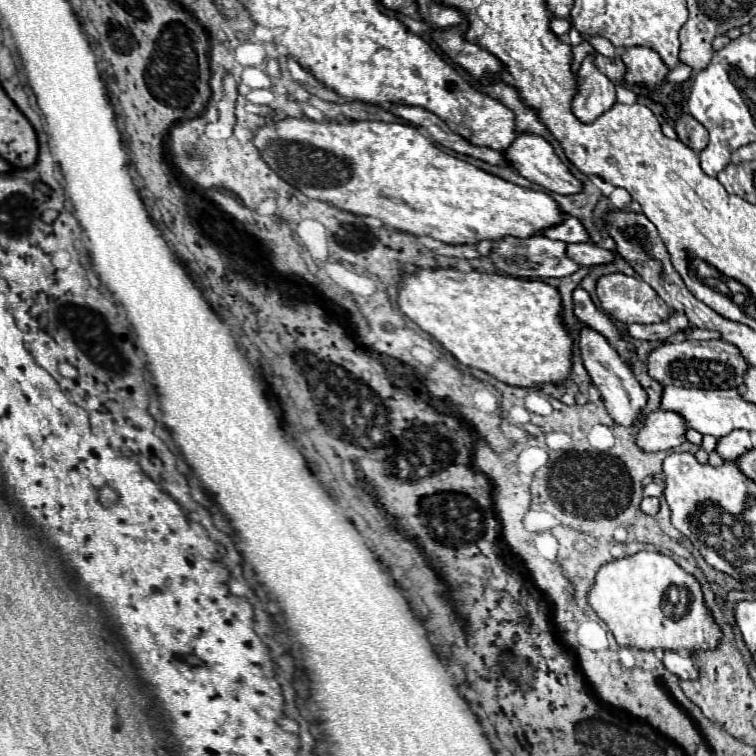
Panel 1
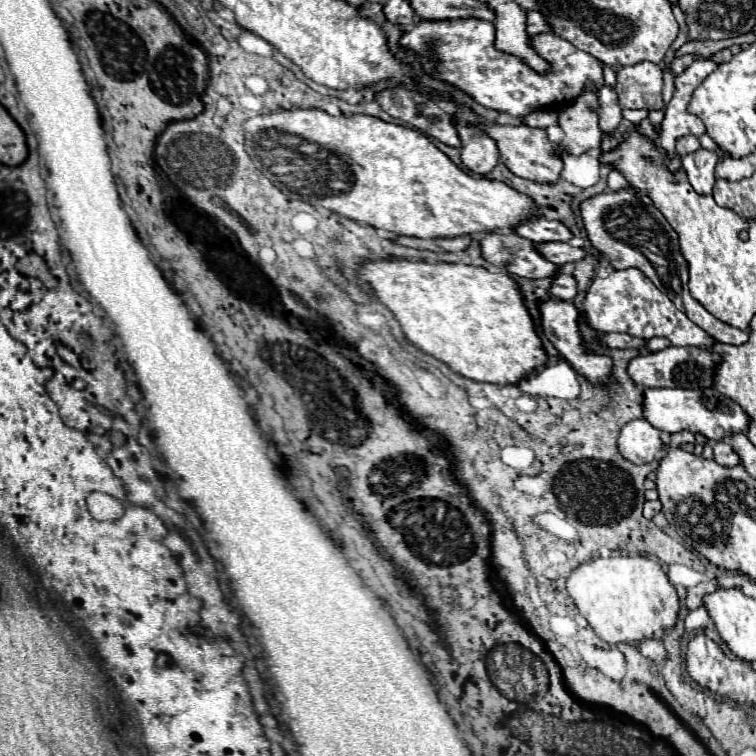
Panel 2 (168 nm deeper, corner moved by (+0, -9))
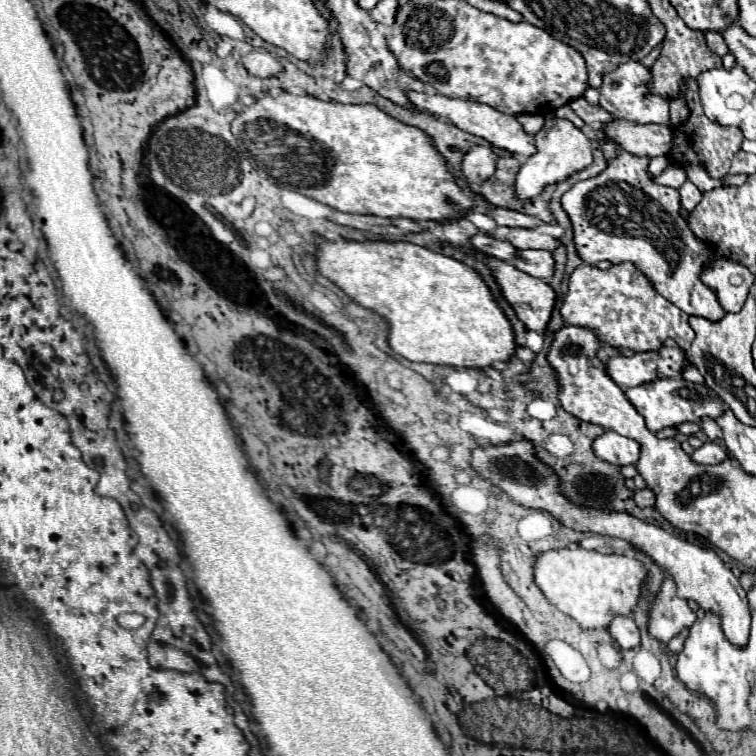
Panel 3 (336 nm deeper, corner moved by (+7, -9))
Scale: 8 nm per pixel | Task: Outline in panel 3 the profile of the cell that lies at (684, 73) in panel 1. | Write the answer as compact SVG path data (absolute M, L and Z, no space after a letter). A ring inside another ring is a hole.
M579 97L579 99L573 99L569 103L569 107L585 121L585 123L591 123L591 121L599 121L599 123L609 123L613 119L613 115L609 115L605 109L601 107L591 107L585 97Z

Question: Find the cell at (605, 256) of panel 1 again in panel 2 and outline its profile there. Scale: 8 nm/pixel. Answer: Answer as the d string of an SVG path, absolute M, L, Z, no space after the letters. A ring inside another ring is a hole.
M538 243L536 249L558 267L566 263L578 263L588 255L584 249L576 249L568 243Z

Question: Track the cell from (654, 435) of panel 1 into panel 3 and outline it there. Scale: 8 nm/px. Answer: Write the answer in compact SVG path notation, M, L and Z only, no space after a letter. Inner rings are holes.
M605 431L603 435L599 435L593 441L591 447L599 459L603 459L611 465L617 465L617 467L635 465L639 459L639 453L641 453L641 447L637 441L623 437L615 431Z

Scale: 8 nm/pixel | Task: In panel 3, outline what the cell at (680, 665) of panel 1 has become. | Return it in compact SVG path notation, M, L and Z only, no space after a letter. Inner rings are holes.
M617 615L617 617L611 621L611 625L609 625L609 633L611 633L611 637L615 639L615 643L617 643L621 649L633 649L633 647L639 647L639 645L641 645L639 629L637 629L633 617Z

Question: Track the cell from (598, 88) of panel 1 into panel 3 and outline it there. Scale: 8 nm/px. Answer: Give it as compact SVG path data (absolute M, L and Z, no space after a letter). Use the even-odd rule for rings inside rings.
M551 117L549 121L545 121L543 129L535 135L535 147L537 147L537 153L527 157L527 161L521 165L521 169L517 173L515 193L517 193L517 199L521 203L533 201L549 185L565 181L567 177L571 177L573 173L585 169L593 161L589 139L571 121L565 121L565 119Z

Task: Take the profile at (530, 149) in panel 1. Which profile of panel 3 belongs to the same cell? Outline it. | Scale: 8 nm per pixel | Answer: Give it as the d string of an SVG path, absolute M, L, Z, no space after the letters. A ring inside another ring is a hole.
M407 91L409 101L427 113L433 113L437 117L447 117L449 121L453 121L453 125L457 125L459 129L473 133L477 137L487 139L489 143L507 149L511 155L523 155L529 157L535 153L535 141L533 135L527 135L523 131L523 127L517 123L517 119L513 115L503 115L501 111L495 111L493 107L487 107L483 103L471 103L469 99L455 99L455 97L447 97L447 95L439 95L439 93L417 93L417 91Z

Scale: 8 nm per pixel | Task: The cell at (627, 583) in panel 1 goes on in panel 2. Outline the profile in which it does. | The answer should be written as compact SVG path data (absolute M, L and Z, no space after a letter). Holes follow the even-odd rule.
M628 555L628 557L612 557L602 559L596 557L590 563L580 565L568 577L568 593L574 599L578 611L586 617L590 627L606 641L606 643L642 643L642 639L654 639L666 629L674 627L680 613L680 597L674 585L668 581L658 561L652 561L644 555Z

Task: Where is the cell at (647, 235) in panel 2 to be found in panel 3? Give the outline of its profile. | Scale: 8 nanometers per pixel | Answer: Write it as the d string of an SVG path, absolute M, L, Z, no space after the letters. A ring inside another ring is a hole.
M621 151L613 161L609 161L605 171L575 183L561 197L561 205L573 225L573 241L575 241L577 255L589 265L597 265L599 261L605 259L615 265L629 261L651 281L657 293L661 293L665 299L675 303L687 315L701 315L705 319L717 321L723 317L725 311L719 305L715 291L711 291L701 281L703 267L711 265L715 255L703 241L699 241L693 235L693 231L687 227L687 221L681 217L679 191L653 183L647 173L647 165L649 165L647 157L635 157L631 153Z

